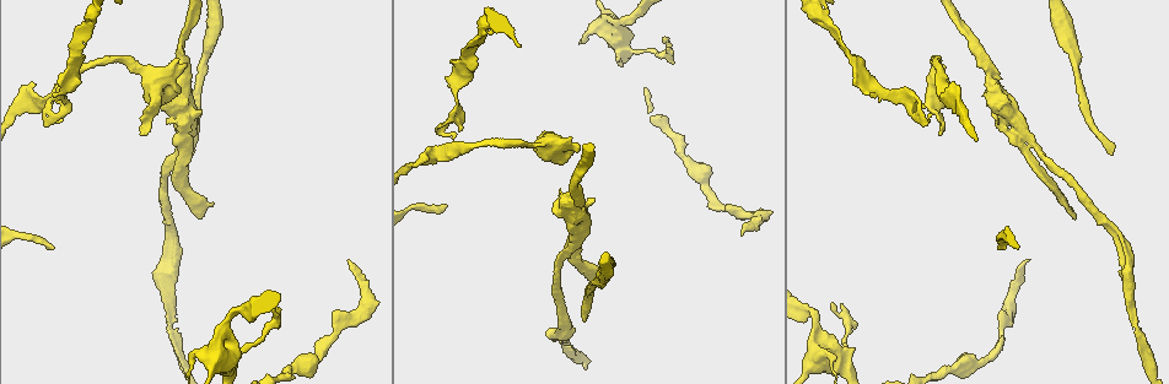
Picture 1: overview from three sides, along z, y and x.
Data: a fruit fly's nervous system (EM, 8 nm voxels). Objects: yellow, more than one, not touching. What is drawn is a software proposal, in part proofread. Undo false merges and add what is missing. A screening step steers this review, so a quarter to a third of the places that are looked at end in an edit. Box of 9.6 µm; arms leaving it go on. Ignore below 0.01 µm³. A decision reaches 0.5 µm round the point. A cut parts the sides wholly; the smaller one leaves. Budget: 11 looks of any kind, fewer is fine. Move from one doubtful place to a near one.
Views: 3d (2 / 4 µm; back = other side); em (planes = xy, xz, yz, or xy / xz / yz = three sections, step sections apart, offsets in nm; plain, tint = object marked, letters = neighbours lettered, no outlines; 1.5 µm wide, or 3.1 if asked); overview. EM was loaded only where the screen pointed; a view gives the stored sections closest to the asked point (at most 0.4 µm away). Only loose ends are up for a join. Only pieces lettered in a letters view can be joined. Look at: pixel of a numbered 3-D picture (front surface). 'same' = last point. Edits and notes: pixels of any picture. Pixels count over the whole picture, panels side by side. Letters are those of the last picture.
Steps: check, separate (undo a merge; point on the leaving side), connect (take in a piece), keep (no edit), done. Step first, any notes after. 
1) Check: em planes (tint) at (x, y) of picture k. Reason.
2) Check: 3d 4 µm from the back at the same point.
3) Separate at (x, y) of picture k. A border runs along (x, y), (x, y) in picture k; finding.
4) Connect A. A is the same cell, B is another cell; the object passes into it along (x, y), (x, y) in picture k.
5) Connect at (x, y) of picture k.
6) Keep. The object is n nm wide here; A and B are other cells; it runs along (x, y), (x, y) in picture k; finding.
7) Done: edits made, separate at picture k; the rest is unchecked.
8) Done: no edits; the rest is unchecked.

Check: 3d 4 µm at (265, 333) of picture 1. Calibre changes.

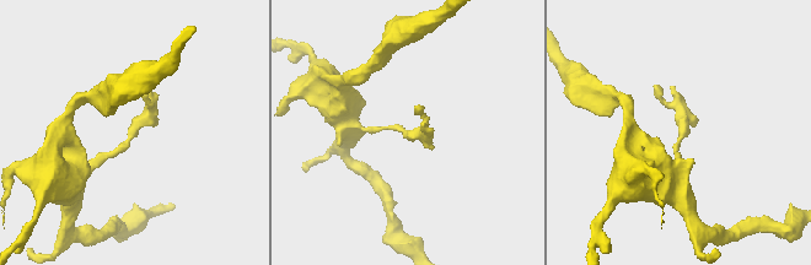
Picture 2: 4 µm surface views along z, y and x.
Check: em planes (letters) at (129, 133) of picture 2.

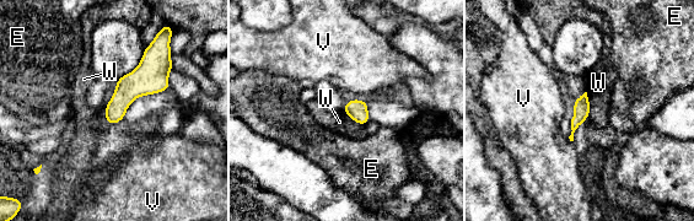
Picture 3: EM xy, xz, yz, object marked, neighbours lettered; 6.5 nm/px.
Keep. The object is 110 nm wide here; the longest contact is with W, 180 nm; E, V and W are other cells; all the same neuron.

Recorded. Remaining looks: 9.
Check: 3d 4 µm at (585, 315) of picture 1. An open end.

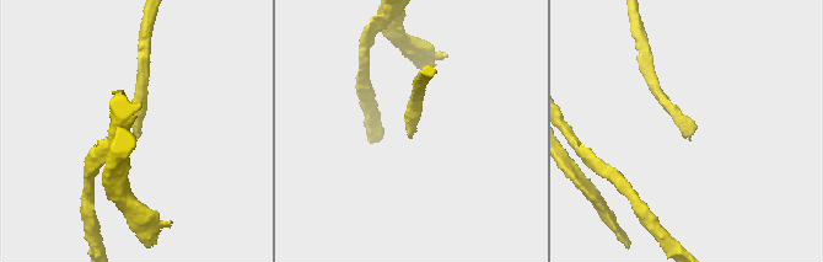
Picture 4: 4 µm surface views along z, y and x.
Check: em xz step 4 (tint) at (413, 133) of picture 4.

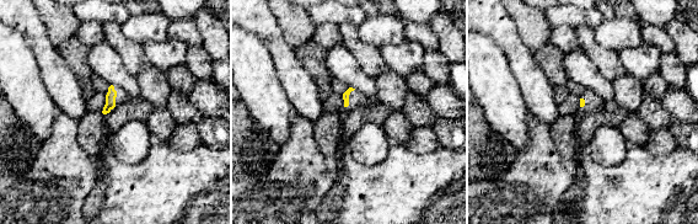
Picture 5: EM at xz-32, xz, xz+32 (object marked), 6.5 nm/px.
Check: em planes (letters) at the same point.

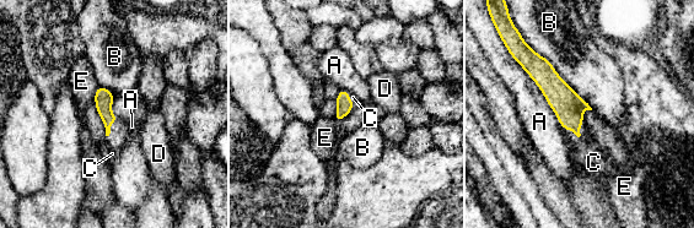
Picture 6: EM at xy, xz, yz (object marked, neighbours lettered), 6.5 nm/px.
Connect C. The longest contact is with B, 650 nm; C is the same cell, A, B, D and E are other cells; the object passes into it along (568, 107), (579, 136), (593, 162) in picture 6; it goes on there.

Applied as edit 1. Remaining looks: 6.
Check: overview.

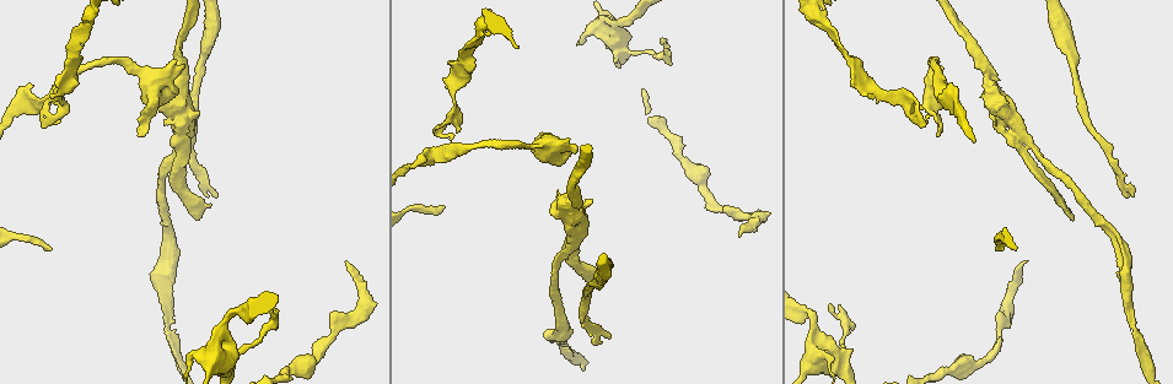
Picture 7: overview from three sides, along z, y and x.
Check: em xz step 4 (tint) at (1122, 250) of picture 7. Thick turns thin.

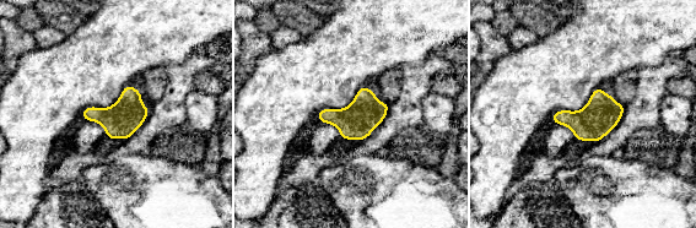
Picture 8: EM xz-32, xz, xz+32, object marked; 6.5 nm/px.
Check: em xz step 4 (letters) at the same point. See the neighbours.

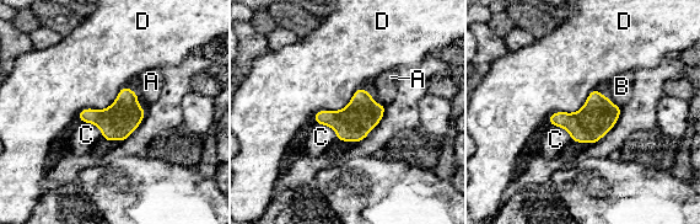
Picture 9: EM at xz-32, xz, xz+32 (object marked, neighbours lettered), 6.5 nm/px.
Keep. The object is 240 nm wide here; A, B, C and D are other cells; a border runs along (596, 88), (576, 111), (545, 120) in picture 9; continuous, no second neuron.

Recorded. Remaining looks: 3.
Check: em xz step 8 (tint) at (83, 21) of picture 7. Thick turns thin.

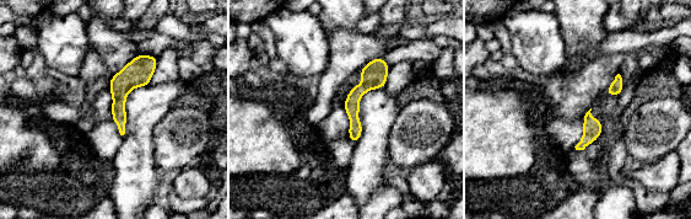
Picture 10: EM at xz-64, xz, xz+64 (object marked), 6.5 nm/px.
Check: em xz step 8 (letters) at the same point.

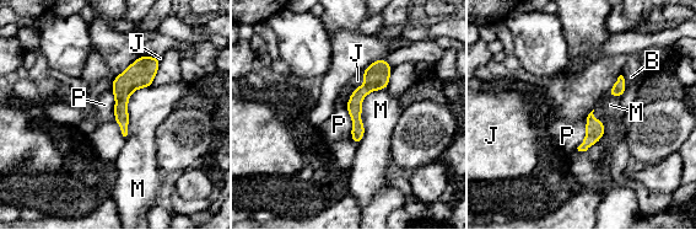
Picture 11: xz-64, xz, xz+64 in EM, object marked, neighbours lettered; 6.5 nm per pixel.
Keep. B, J, M and P are other cells; one neuron here.

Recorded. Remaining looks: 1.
Done: edits made, connect at picture 6; the rest is unchecked.

